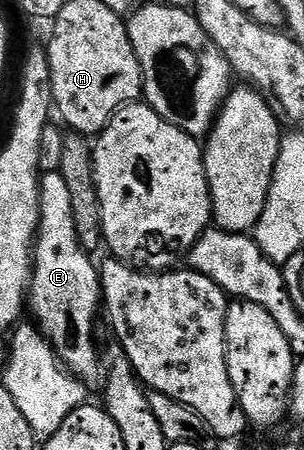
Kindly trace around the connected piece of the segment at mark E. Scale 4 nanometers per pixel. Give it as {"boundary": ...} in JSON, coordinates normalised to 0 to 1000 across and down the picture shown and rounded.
{"boundary":[[[191,380],[184,384],[148,384],[128,402],[135,416],[135,484],[122,498],[122,533],[109,547],[109,611],[102,618],[102,631],[95,636],[95,649],[89,653],[89,687],[92,693],[109,693],[105,711],[115,716],[135,742],[148,747],[151,758],[174,773],[174,782],[188,787],[188,796],[201,802],[201,809],[270,851],[296,851],[293,847],[329,849],[339,838],[339,793],[326,782],[326,767],[319,776],[319,758],[306,751],[306,729],[319,722],[319,696],[326,704],[326,689],[339,678],[339,662],[332,658],[332,611],[322,591],[306,589],[306,580],[296,564],[260,540],[260,531],[247,522],[247,478],[234,478],[234,424],[220,418],[220,404],[207,400],[207,389]]]}

